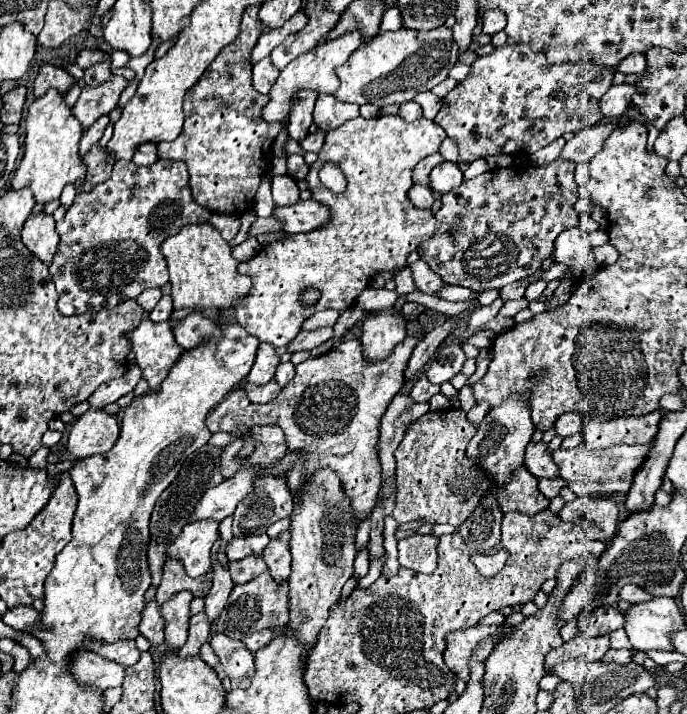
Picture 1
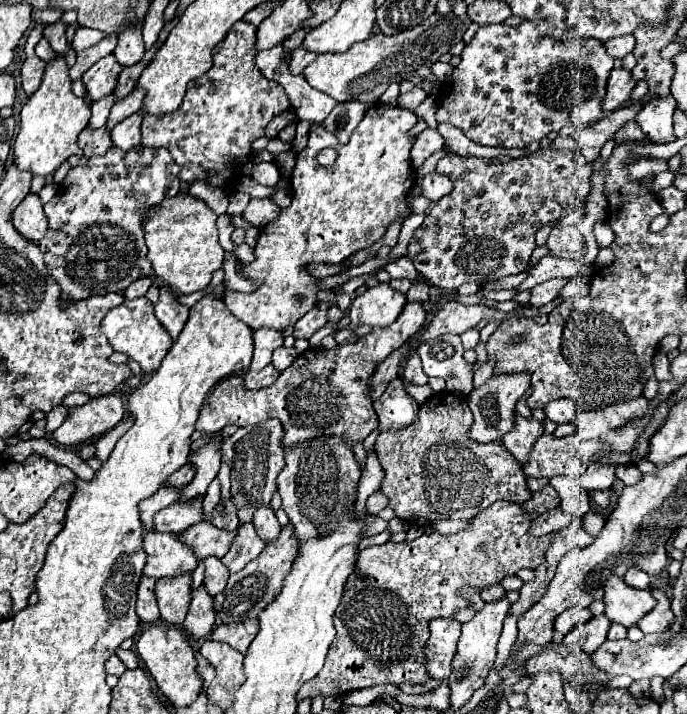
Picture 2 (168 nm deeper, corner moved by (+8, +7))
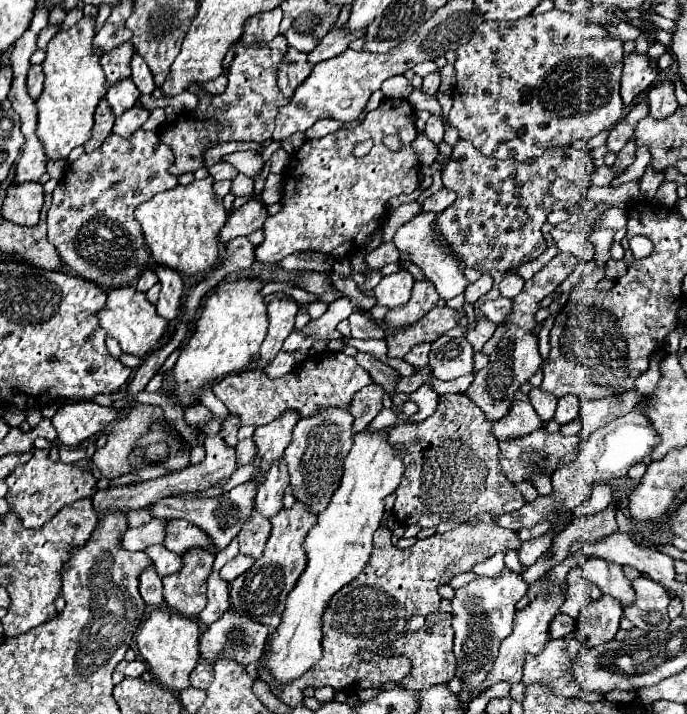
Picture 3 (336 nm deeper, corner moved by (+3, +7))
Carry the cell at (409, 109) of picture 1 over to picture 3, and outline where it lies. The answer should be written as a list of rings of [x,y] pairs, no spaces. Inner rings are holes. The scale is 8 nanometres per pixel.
[[[429,73],[425,79],[423,79],[423,85],[421,85],[421,91],[427,93],[427,95],[435,95],[437,89],[441,85],[441,79],[439,79],[439,73]]]

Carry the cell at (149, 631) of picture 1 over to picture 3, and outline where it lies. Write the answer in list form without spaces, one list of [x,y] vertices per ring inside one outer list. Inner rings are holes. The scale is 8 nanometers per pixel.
[[[149,565],[147,569],[141,571],[139,575],[139,593],[147,605],[159,607],[163,603],[163,593],[161,593],[161,577],[157,575],[155,567]]]

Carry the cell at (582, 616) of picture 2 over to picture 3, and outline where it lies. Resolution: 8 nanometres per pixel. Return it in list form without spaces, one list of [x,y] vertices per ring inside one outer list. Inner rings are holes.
[[[563,613],[555,615],[555,619],[549,625],[549,637],[551,639],[561,639],[571,631],[573,631],[573,619],[569,615],[563,615]]]

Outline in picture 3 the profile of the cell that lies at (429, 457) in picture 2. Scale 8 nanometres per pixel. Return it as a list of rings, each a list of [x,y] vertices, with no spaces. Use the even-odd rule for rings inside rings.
[[[447,393],[441,395],[429,419],[399,425],[391,431],[391,443],[405,447],[405,473],[395,489],[397,501],[393,507],[393,517],[399,525],[437,527],[443,521],[465,523],[477,513],[503,515],[525,505],[521,493],[499,469],[499,445],[489,429],[491,421],[467,395]]]

